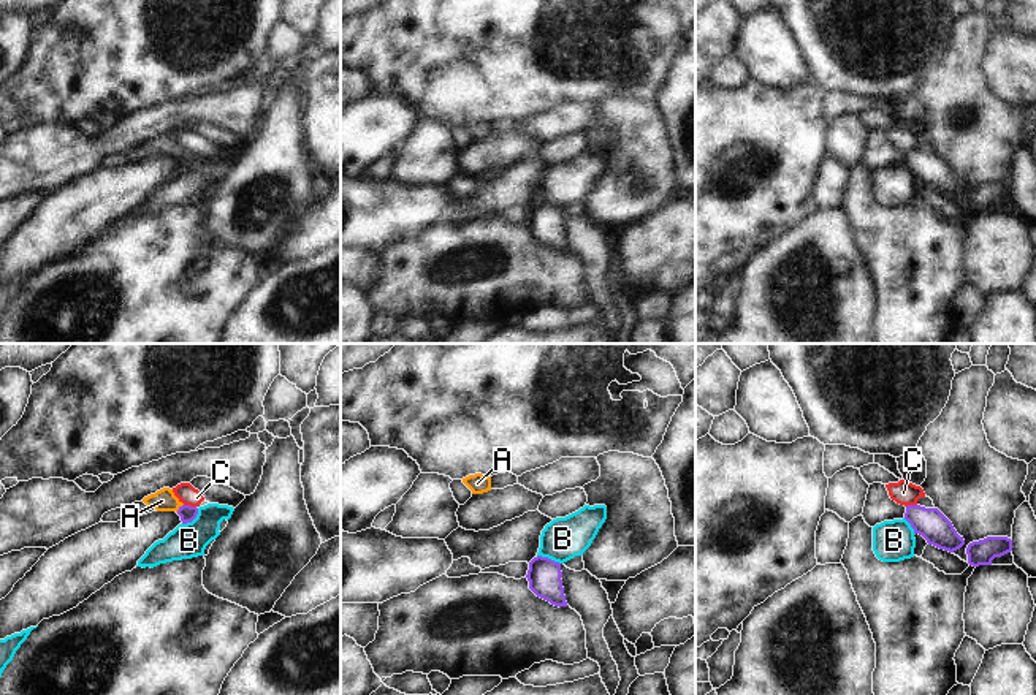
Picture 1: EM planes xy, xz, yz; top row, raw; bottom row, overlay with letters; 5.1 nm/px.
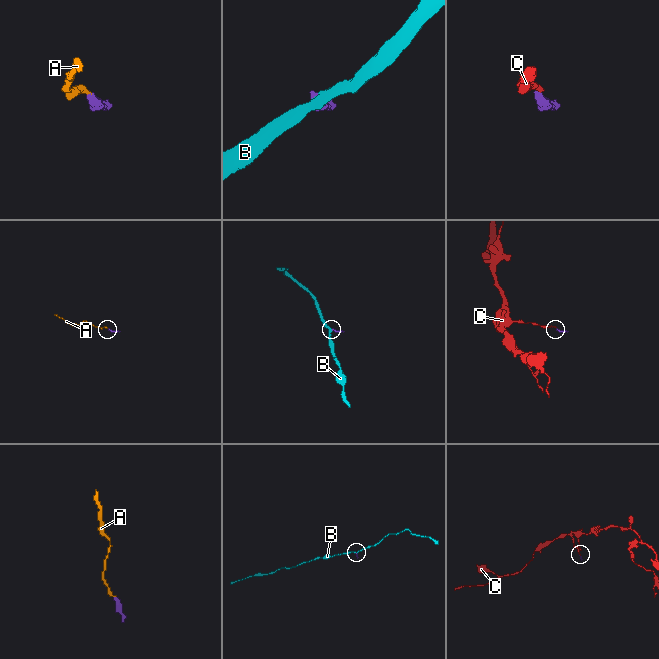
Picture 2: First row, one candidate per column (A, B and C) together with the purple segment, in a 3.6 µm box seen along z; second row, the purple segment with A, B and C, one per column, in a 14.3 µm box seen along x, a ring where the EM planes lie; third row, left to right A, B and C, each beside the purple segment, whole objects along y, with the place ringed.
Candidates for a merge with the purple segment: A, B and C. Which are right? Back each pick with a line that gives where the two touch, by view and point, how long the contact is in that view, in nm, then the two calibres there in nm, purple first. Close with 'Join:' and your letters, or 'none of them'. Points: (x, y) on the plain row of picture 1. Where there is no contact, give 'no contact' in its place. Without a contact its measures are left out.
A: meets purple in xy at (179, 154); contact 60 nm long; 90 nm thick on the purple side, 110 nm on the other
Join: A

